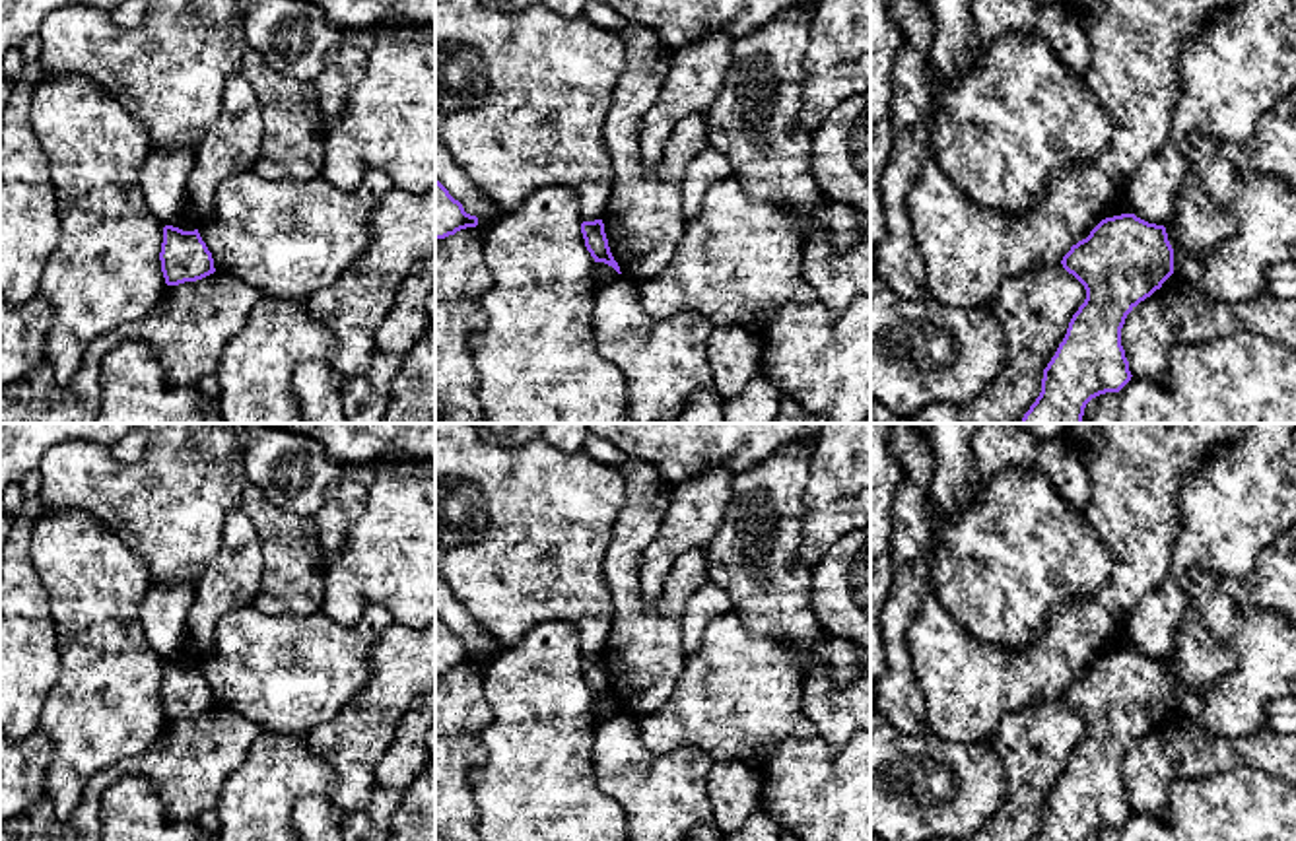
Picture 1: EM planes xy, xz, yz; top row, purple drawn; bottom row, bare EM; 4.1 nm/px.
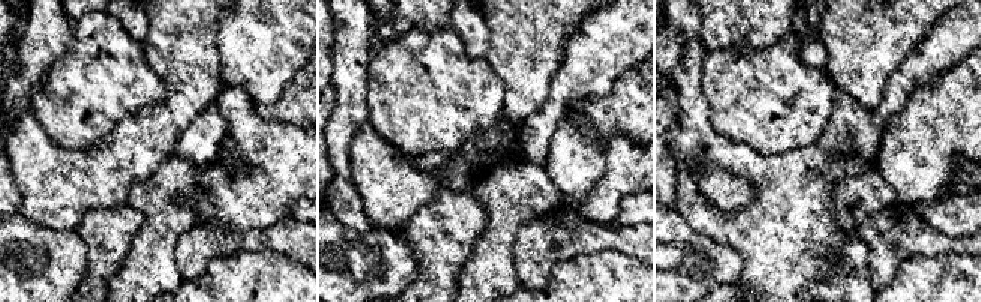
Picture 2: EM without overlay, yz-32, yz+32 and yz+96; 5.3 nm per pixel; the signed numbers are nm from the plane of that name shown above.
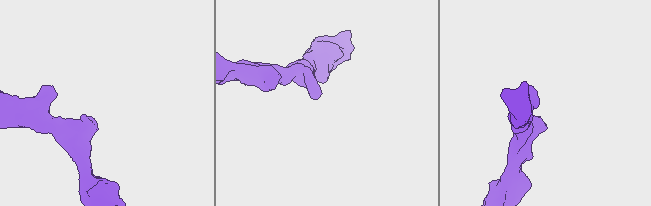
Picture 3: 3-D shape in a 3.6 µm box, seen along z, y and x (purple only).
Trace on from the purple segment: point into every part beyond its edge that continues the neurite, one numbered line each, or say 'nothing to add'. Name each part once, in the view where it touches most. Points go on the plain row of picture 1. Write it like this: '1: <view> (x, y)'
nothing to add

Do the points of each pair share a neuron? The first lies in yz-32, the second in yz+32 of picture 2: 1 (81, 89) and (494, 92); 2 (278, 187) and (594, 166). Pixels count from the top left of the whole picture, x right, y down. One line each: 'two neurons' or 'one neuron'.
1: one neuron
2: two neurons

